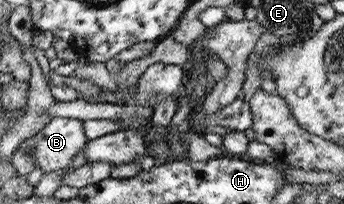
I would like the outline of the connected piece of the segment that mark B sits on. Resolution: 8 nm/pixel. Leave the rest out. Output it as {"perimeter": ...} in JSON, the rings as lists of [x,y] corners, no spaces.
{"perimeter":[[[51,117],[33,136],[22,140],[18,149],[27,151],[33,157],[33,170],[40,170],[42,175],[63,169],[71,164],[73,156],[86,143],[82,121],[70,118]]]}

